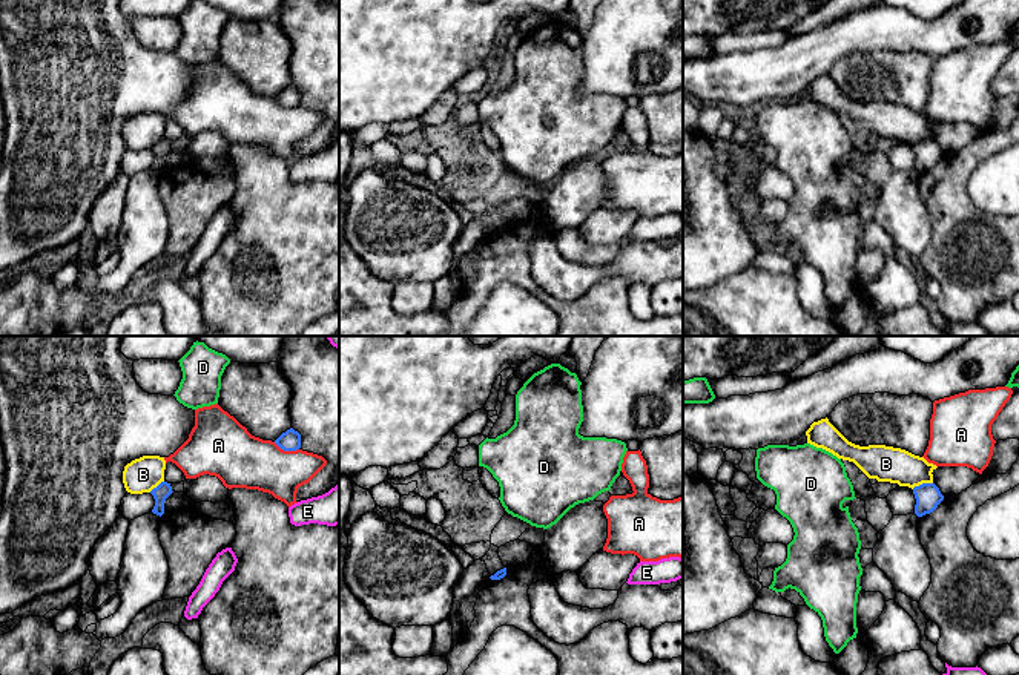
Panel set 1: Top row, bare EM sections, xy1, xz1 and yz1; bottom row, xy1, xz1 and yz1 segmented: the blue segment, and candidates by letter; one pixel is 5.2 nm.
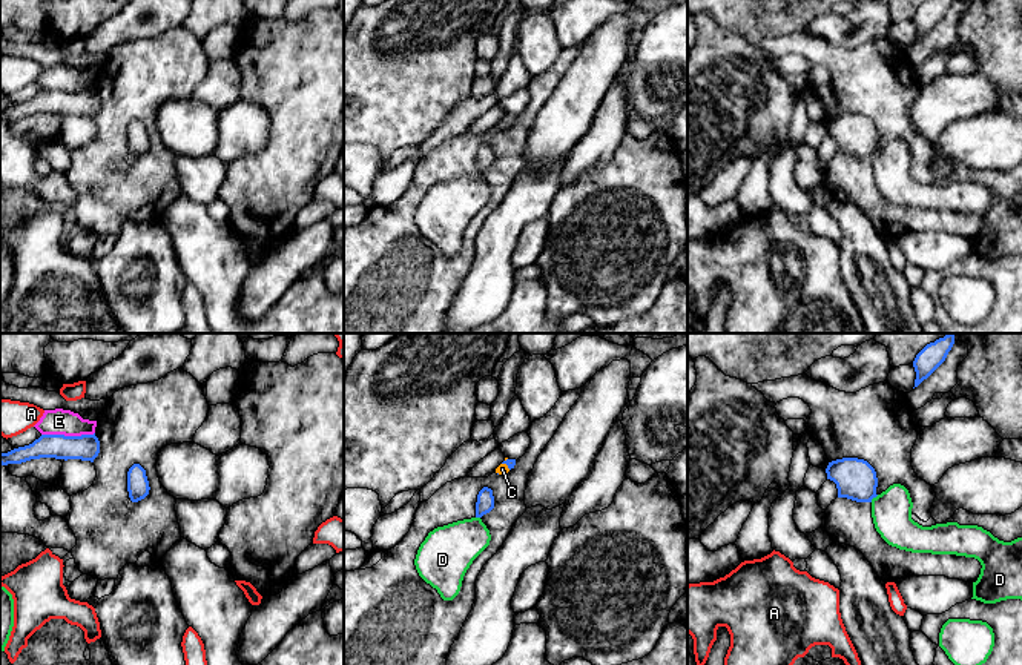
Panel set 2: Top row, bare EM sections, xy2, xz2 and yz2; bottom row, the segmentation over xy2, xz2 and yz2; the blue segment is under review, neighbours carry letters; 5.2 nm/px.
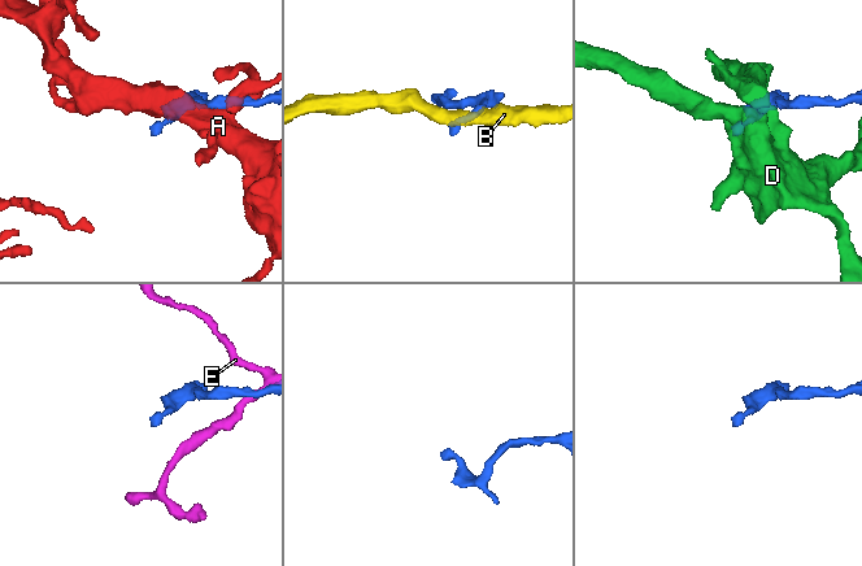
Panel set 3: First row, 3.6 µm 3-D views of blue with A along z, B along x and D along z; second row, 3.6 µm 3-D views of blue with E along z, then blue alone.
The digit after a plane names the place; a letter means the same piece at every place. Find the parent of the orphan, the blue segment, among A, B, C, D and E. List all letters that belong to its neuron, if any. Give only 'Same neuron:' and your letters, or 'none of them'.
Same neuron: C

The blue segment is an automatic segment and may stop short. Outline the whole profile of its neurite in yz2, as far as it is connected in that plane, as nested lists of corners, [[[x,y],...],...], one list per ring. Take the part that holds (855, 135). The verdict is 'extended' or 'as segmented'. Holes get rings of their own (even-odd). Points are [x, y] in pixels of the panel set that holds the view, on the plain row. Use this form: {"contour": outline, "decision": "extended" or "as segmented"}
{"contour": [[[842,114],[829,118],[827,135],[838,144],[838,154],[856,158],[872,158],[876,154],[878,134],[875,124],[864,115]]], "decision": "as segmented"}

